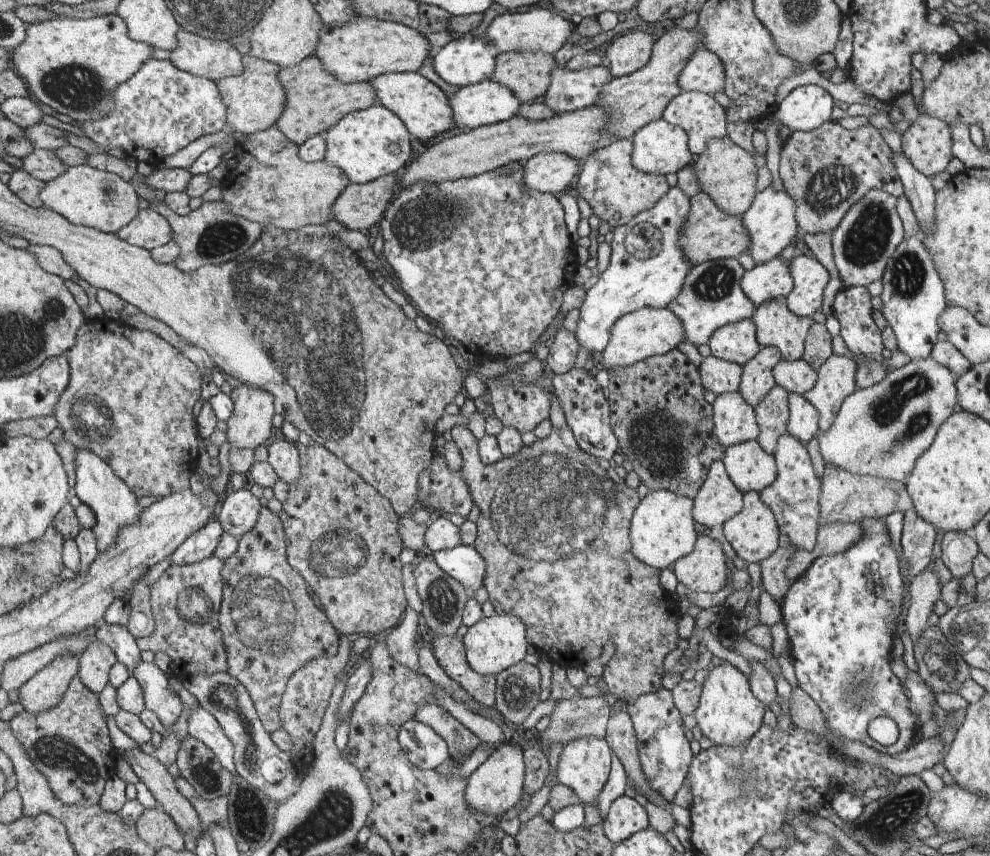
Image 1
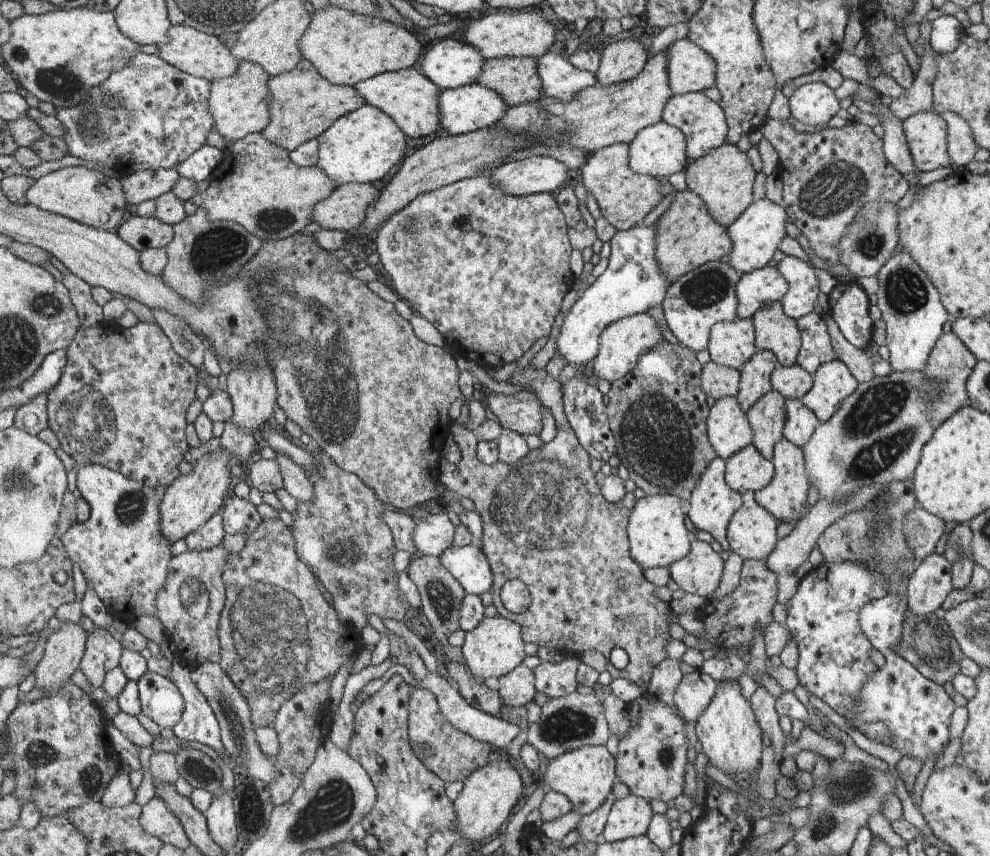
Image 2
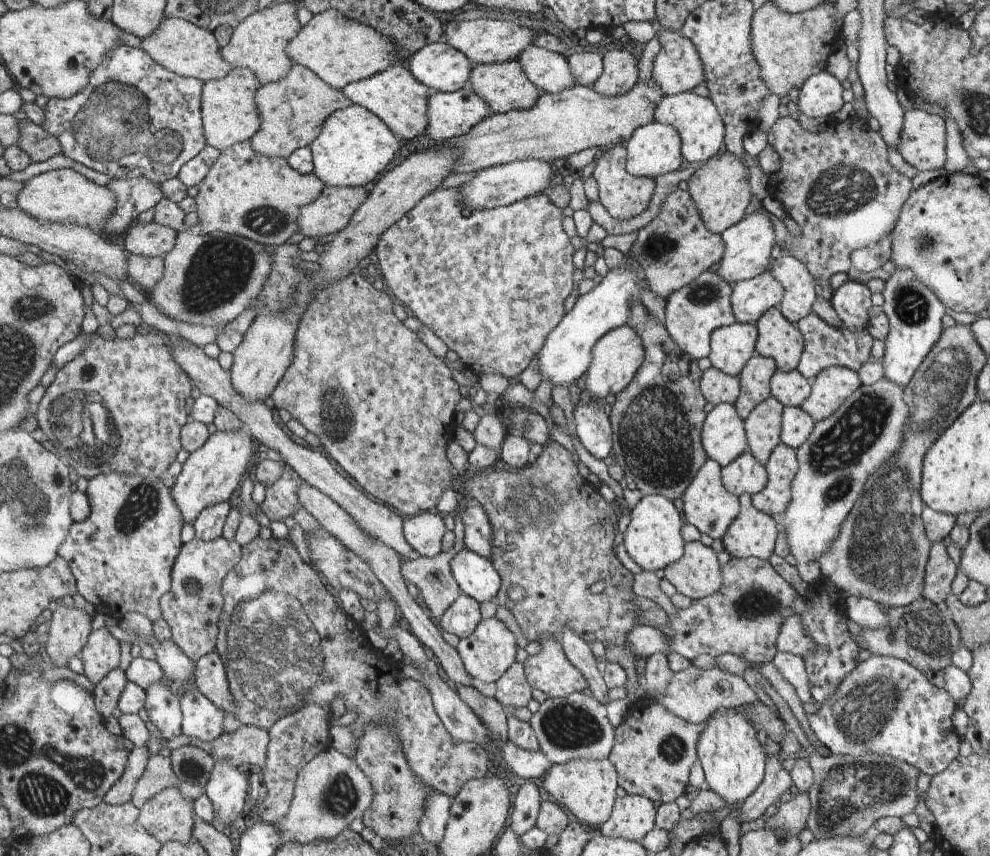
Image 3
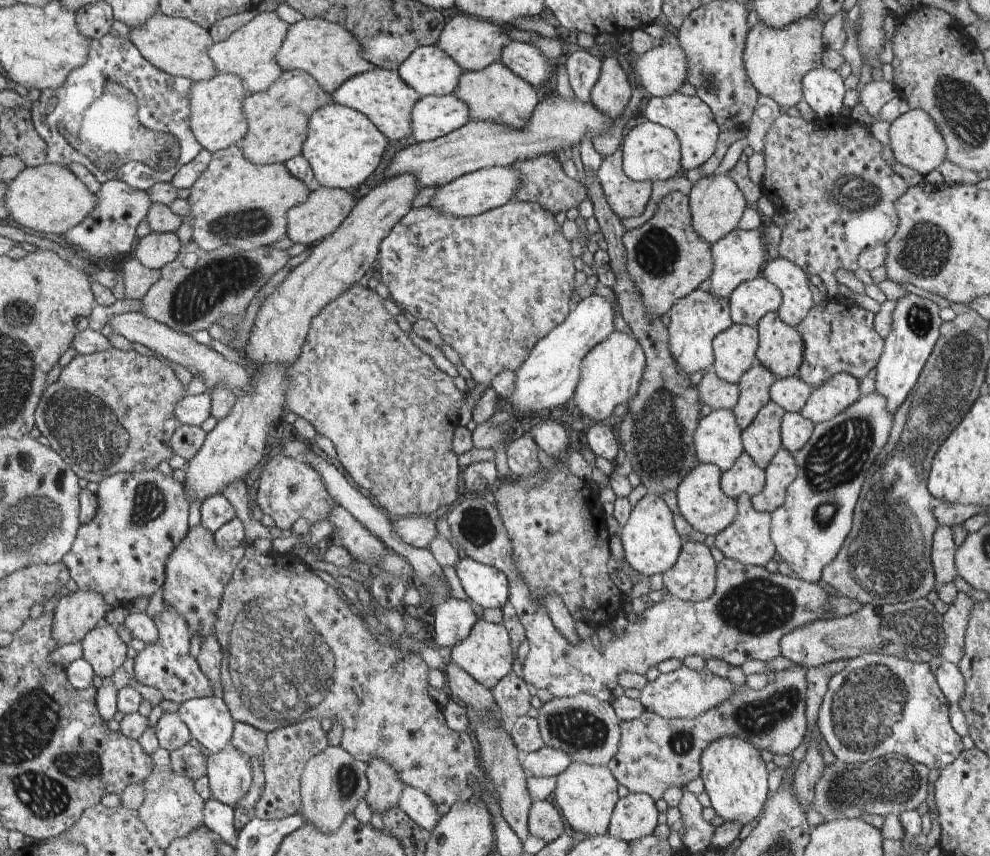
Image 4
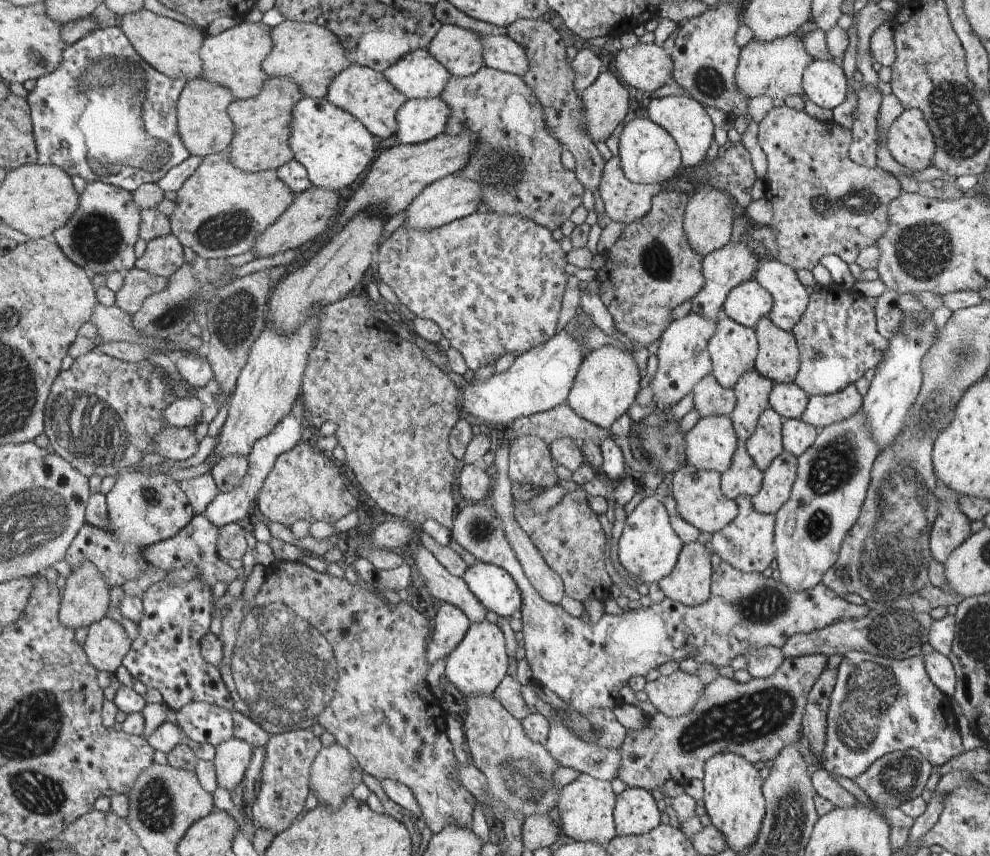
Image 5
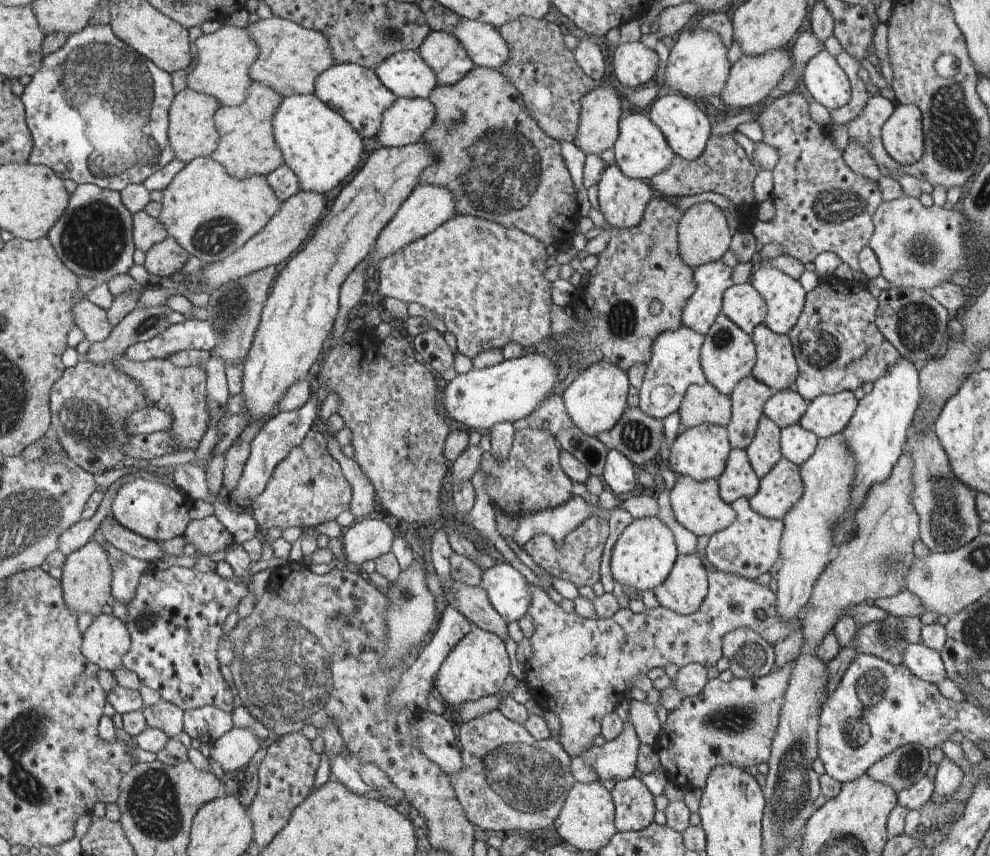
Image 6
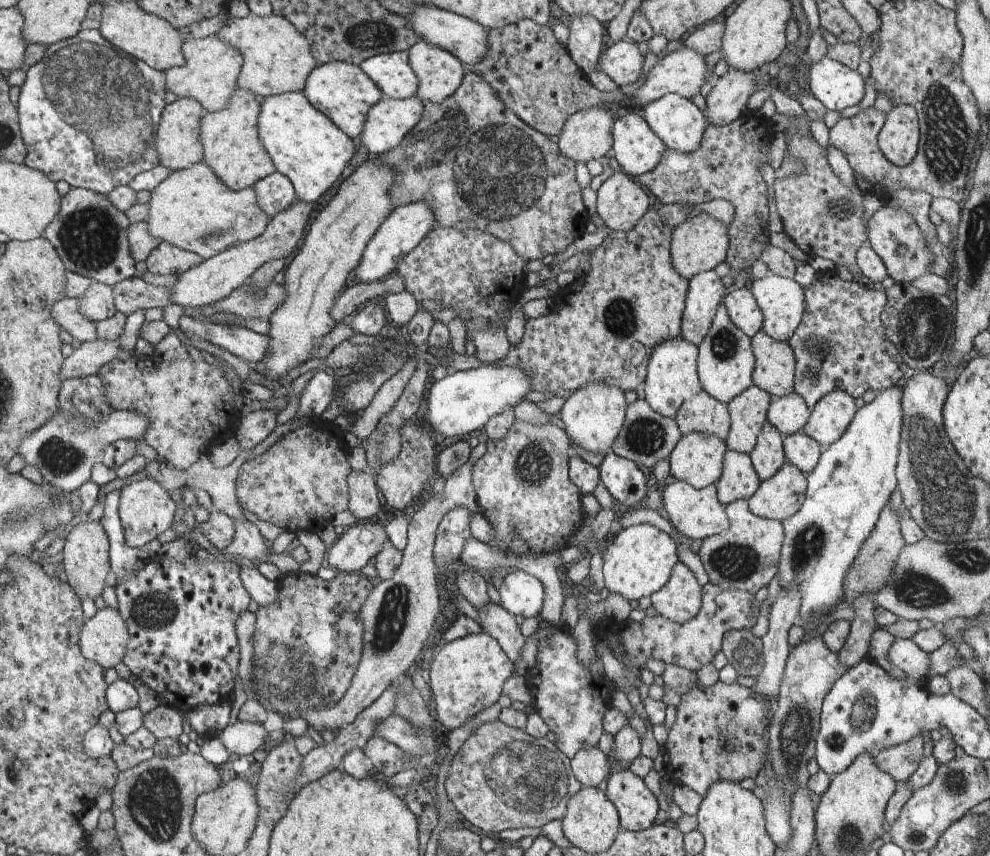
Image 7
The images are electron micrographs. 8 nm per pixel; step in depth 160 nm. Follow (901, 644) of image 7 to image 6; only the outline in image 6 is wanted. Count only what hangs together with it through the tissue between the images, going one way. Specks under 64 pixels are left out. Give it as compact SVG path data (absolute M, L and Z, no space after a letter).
M908 644L902 652L901 660L911 674L925 682L939 684L946 676L946 668L938 651L925 645Z

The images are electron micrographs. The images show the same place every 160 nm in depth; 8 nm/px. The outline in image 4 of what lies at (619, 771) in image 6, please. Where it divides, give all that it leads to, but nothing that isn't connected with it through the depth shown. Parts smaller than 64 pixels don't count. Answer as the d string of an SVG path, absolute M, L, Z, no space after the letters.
M545 745L536 751L520 755L520 761L527 776L535 778L555 777L571 762L562 750Z

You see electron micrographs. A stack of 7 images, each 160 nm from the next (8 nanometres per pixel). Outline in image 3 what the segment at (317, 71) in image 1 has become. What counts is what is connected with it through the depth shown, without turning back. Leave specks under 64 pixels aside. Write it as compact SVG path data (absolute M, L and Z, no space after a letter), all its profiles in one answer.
M293 64L285 77L260 85L255 96L260 128L250 142L259 154L287 158L294 150L309 146L322 130L323 122L338 110L353 104L340 89L335 89L311 69Z

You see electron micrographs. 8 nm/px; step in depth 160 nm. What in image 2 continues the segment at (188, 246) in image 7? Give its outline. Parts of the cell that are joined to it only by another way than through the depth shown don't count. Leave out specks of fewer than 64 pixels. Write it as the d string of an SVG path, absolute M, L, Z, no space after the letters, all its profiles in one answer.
M260 133L247 134L227 149L223 153L222 162L208 179L207 189L197 199L198 206L207 212L206 218L211 222L235 222L260 241L281 240L299 233L311 222L311 210L337 187L335 182L331 182L331 178L327 178L327 174L323 174L323 170L319 170L317 166L307 168L295 166L287 150L267 142Z

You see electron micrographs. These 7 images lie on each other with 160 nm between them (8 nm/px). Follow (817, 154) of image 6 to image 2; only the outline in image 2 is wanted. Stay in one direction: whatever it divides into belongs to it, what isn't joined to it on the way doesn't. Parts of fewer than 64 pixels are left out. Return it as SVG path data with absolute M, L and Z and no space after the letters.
M767 119L759 128L761 135L775 150L778 157L778 173L782 183L782 202L789 223L793 224L809 243L809 248L817 258L828 266L839 263L839 240L843 238L847 226L853 222L855 214L869 204L893 204L906 194L909 182L887 163L882 150L882 140L873 134L872 128L863 124L847 124L841 127L827 126L817 132L797 132L787 120Z

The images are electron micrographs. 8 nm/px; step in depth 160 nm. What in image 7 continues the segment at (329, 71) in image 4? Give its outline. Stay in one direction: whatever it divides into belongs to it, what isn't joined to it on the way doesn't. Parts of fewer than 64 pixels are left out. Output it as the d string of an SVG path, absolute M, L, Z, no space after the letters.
M249 13L242 18L228 15L227 25L215 35L243 54L242 70L236 79L237 88L253 91L259 98L302 91L306 78L317 66L310 42L281 15L259 17Z

